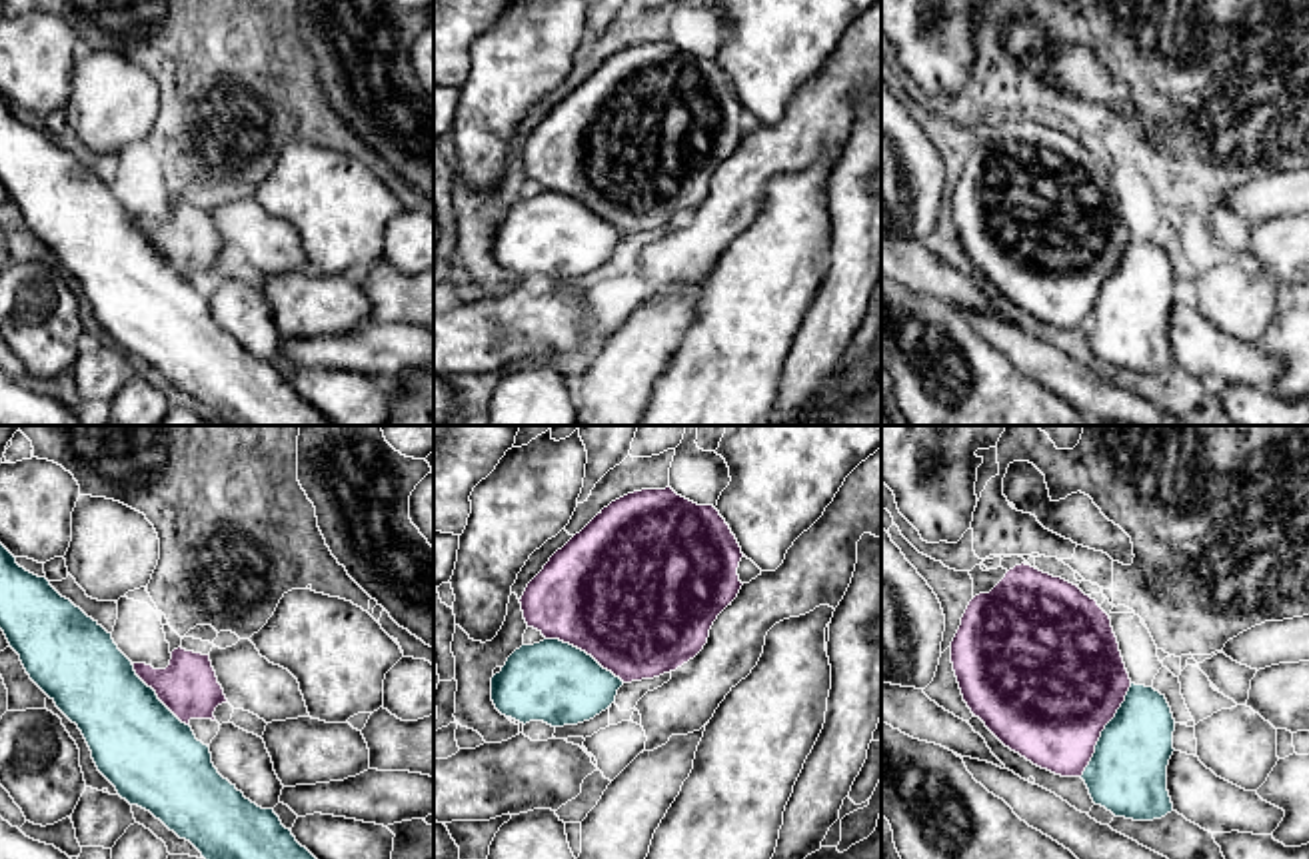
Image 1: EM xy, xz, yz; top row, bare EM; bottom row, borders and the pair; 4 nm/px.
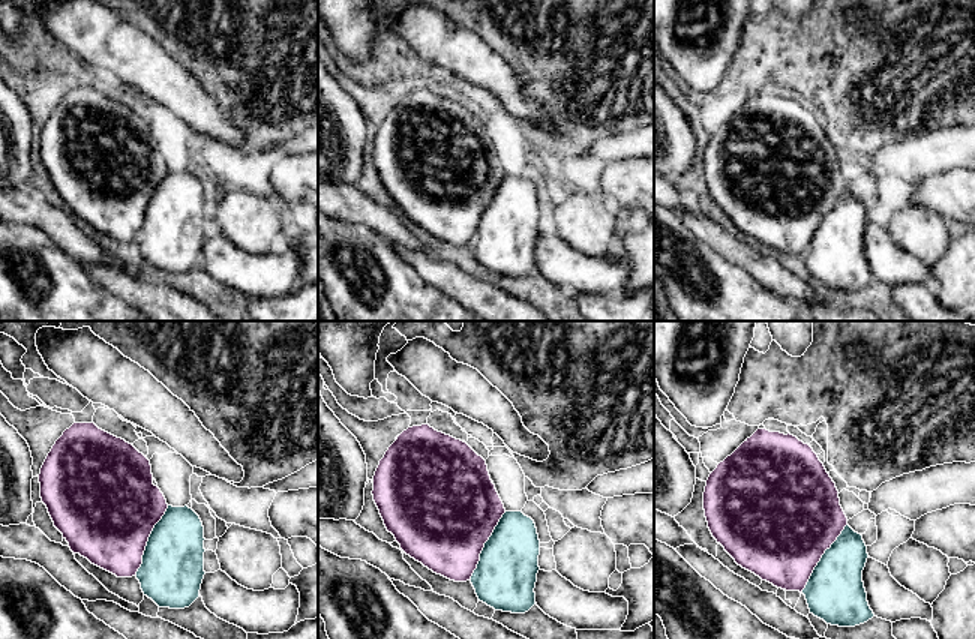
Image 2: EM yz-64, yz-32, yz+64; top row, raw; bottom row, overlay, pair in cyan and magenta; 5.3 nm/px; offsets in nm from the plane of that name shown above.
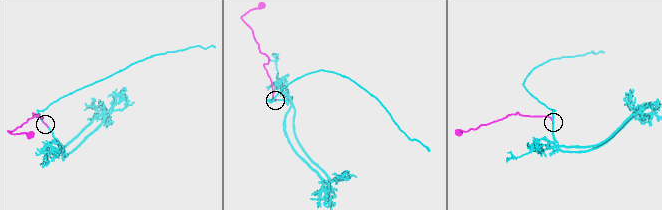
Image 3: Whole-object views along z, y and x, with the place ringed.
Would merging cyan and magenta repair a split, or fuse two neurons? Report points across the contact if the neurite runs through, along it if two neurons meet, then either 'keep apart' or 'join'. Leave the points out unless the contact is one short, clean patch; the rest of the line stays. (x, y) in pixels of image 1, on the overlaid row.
join

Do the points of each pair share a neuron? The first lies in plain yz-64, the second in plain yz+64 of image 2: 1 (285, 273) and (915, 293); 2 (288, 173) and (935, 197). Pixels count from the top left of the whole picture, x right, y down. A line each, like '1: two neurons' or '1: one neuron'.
1: two neurons
2: one neuron

